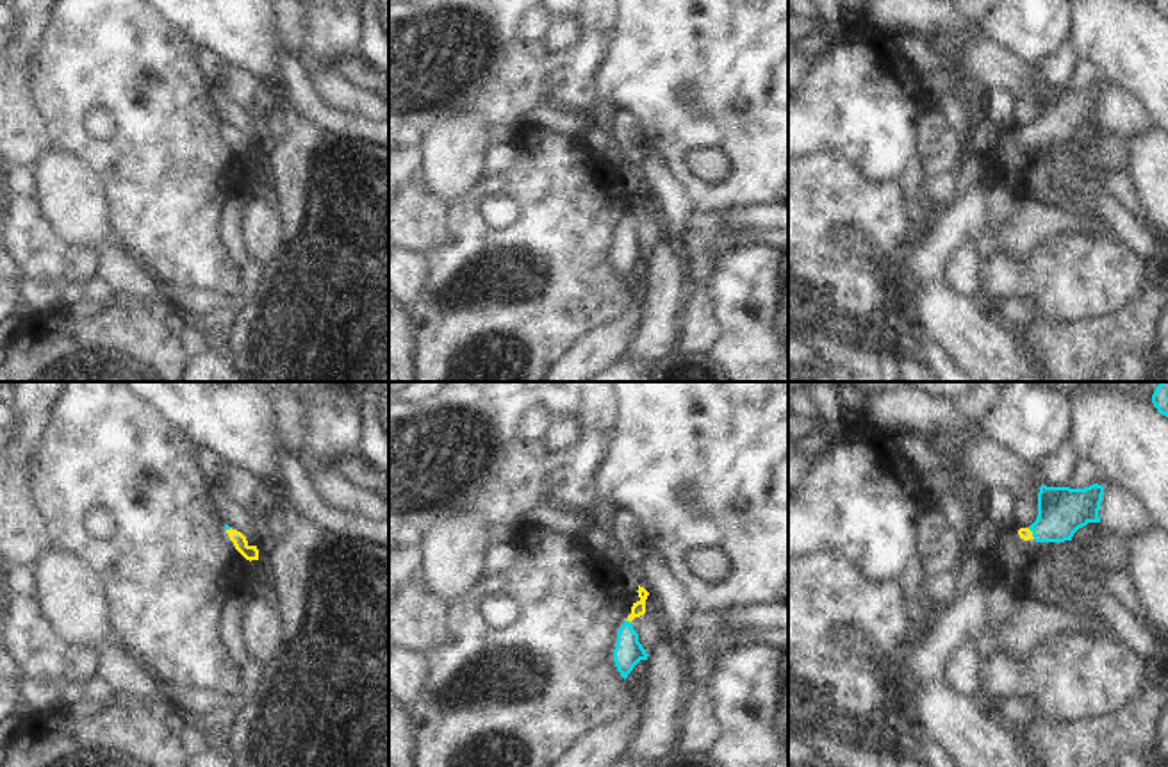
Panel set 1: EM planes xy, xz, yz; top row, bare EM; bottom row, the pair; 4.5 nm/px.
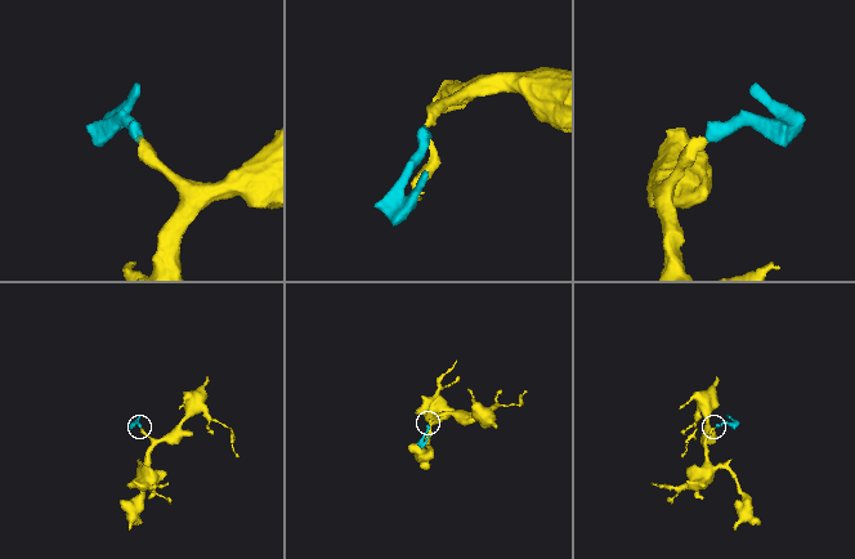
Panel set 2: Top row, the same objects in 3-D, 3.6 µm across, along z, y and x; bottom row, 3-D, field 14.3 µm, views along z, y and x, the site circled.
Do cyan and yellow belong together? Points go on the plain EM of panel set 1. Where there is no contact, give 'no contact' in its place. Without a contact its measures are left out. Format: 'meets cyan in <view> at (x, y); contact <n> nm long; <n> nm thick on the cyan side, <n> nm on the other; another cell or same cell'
meets cyan in xz at (628, 222); contact 30 nm long; 130 nm thick on the cyan side, 60 nm on the other; same cell

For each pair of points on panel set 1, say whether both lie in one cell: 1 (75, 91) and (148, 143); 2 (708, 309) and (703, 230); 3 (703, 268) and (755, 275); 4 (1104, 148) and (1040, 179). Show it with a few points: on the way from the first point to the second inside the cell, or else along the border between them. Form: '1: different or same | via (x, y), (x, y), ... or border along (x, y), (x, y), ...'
1: same | via (95, 91), (104, 91), (136, 123)
2: same | via (701, 289), (701, 250)
3: different | border along (723, 255), (712, 284), (719, 311)
4: same | via (1088, 164), (1072, 181), (1056, 181)

